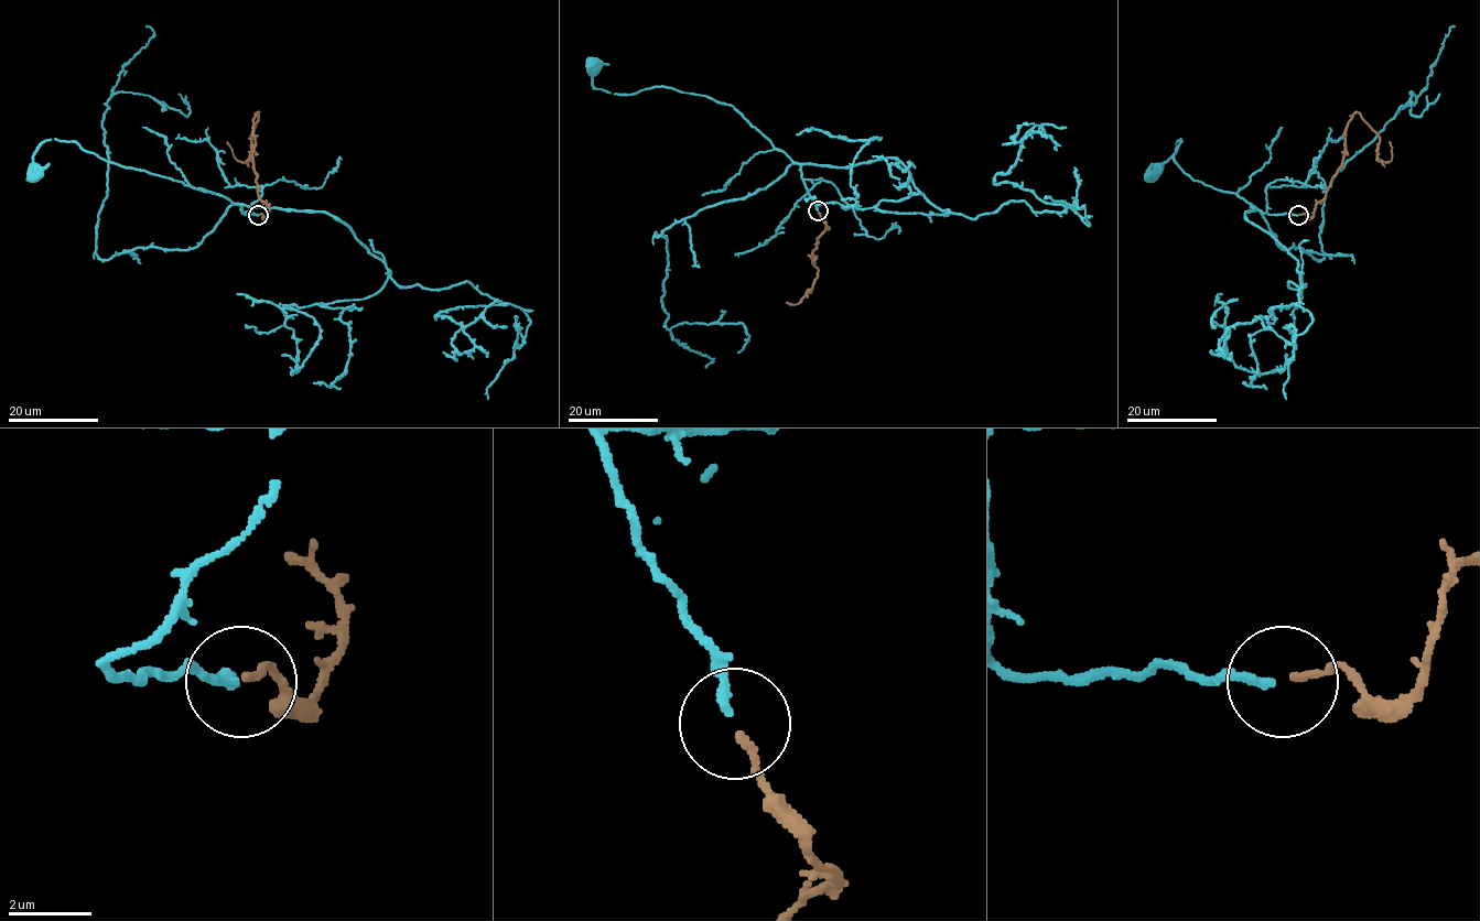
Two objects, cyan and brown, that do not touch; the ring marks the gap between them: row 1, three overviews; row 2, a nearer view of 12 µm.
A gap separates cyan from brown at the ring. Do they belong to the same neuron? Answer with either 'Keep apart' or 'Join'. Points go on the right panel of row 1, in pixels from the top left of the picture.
Join

